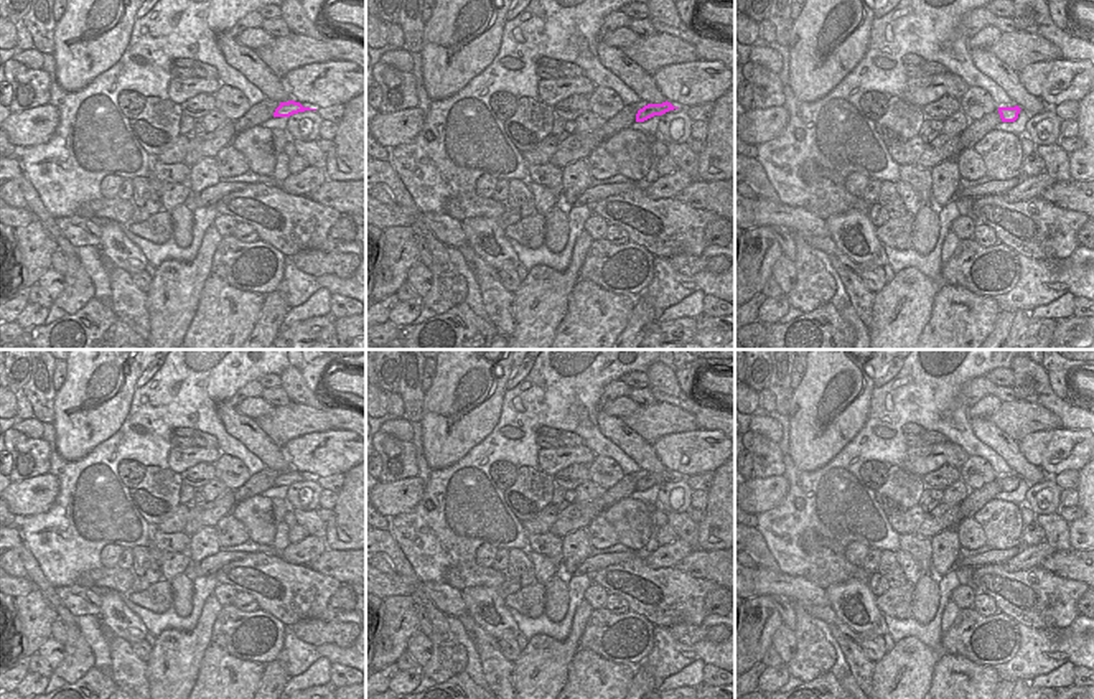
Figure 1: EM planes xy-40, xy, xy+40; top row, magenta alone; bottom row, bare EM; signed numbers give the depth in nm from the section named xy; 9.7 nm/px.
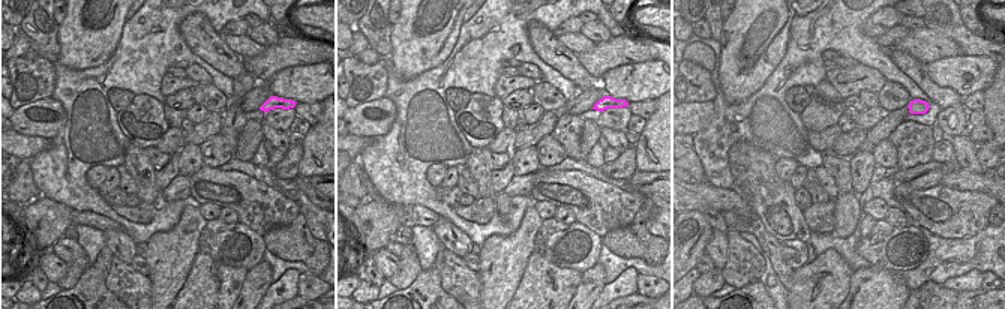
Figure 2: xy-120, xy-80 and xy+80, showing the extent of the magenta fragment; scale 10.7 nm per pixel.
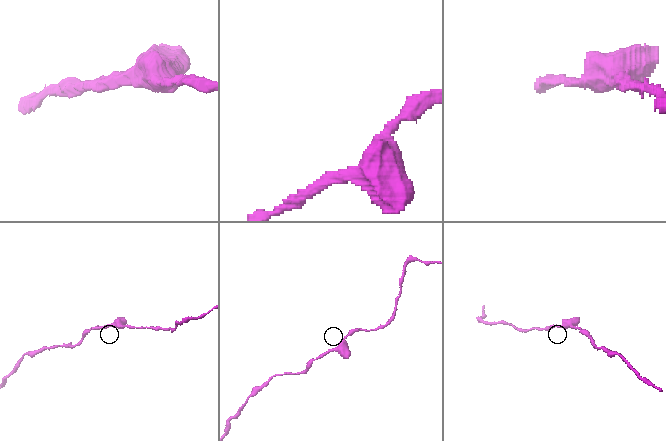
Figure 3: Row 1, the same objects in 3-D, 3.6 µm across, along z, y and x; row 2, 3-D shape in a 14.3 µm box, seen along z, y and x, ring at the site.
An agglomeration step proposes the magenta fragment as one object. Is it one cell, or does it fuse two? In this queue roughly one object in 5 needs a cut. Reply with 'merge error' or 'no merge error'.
no merge error

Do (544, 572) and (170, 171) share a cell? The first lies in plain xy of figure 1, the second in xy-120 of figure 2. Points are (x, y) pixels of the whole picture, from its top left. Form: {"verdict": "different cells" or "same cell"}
{"verdict": "same cell"}

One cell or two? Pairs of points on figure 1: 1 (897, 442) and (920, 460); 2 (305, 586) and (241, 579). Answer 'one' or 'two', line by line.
1: two
2: one

